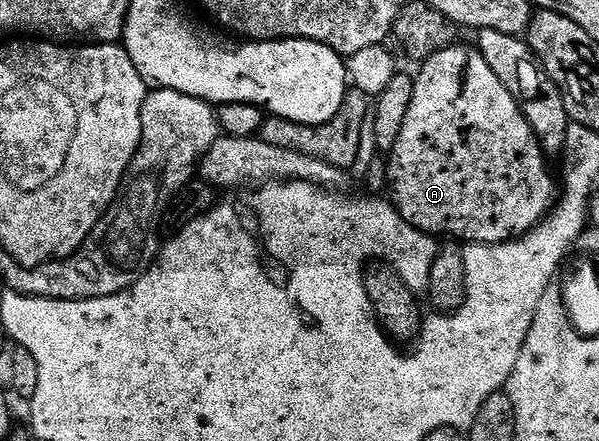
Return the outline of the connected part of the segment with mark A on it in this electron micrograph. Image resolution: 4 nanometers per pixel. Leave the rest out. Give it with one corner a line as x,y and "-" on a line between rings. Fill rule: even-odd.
451,45
447,47
447,50
450,55
442,53
442,59
433,55
430,59
425,60
421,64
422,72
414,79
414,96
408,109
410,123
404,121
403,127
406,129
406,135
400,133
398,137
402,140
402,147
396,147
398,149
398,167
394,167
394,183
388,187
388,191
398,191
398,201
392,206
406,223
410,223
411,226
417,227
421,232
429,233
431,236
450,237
453,231
458,231
454,239
465,241
467,244
502,243
533,230
549,215
556,202
554,179
550,176
549,169
546,168
545,161
547,162
547,160
544,158
544,152
539,147
535,133
522,113
522,108
518,106
512,93
508,93
508,89
496,77
496,73
492,73
492,69
488,69
482,54
476,49
470,48
469,51
468,48
459,47
459,45
-
462,123
466,123
466,127
470,127
470,131
462,131

